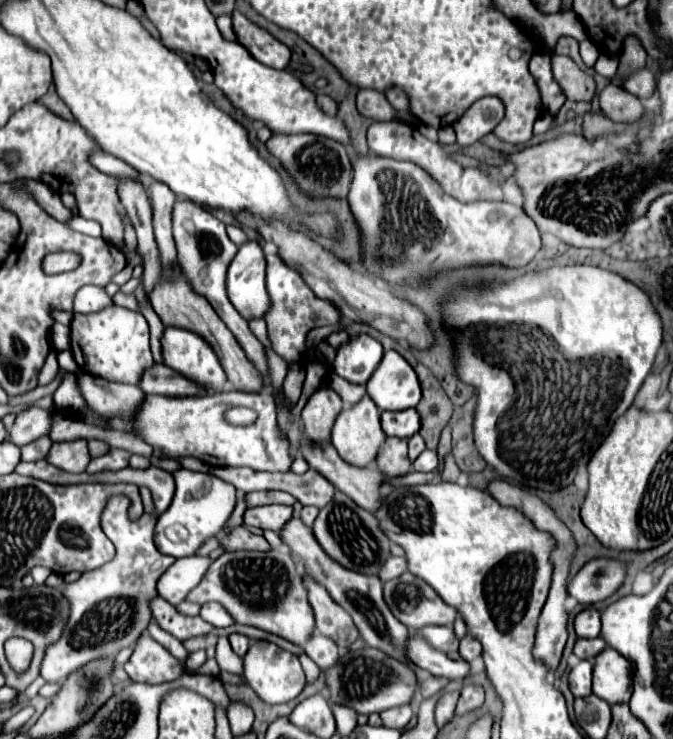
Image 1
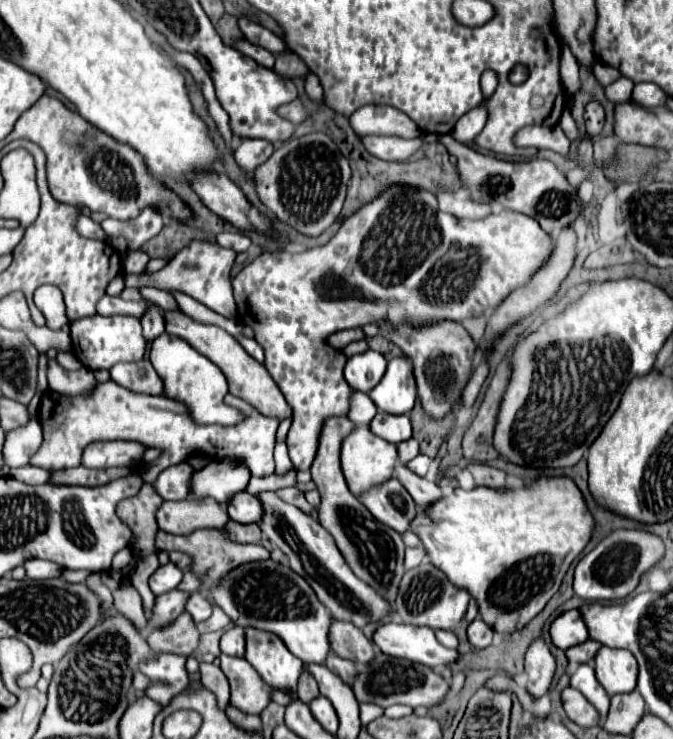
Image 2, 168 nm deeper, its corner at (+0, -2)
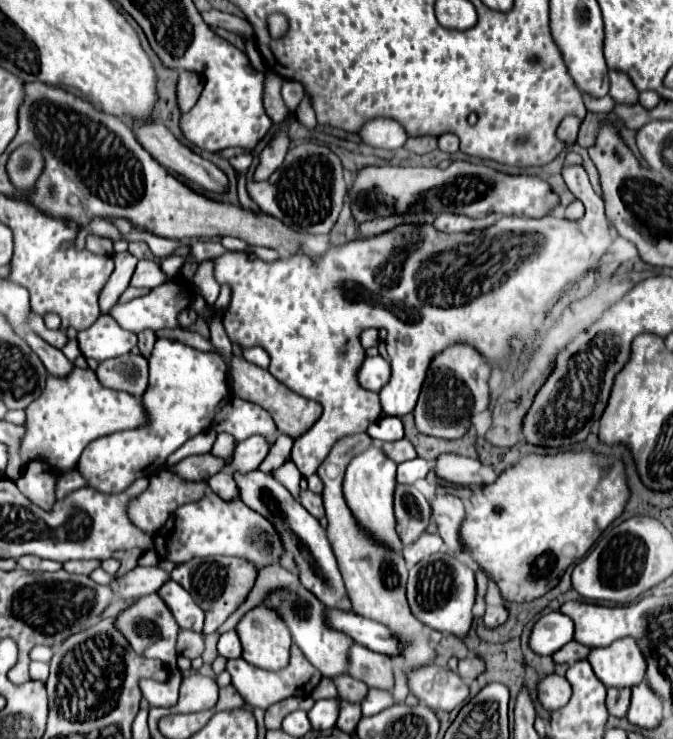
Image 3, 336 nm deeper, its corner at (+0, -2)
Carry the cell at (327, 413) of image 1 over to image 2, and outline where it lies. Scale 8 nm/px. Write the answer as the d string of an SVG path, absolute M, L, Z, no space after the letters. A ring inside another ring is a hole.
M328 417L322 425L316 459L310 467L312 479L322 497L322 503L318 507L318 521L334 537L336 547L340 549L354 575L374 587L382 597L392 601L396 597L398 583L404 575L404 543L400 539L400 533L376 521L376 517L372 517L368 509L364 509L364 505L352 495L346 485L346 479L340 469L340 443L352 429L354 423L348 417Z

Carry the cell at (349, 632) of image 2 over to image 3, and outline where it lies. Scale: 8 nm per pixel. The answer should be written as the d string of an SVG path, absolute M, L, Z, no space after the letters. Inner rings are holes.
M358 643L350 649L350 669L348 673L352 677L360 677L370 689L382 689L392 691L394 687L394 675L392 675L392 661L388 655L370 651Z

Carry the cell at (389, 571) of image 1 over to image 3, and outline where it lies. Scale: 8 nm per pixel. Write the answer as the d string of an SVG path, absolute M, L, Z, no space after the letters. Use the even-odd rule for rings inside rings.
M424 533L412 547L404 547L404 559L406 563L416 563L436 551L440 551L442 547L442 537L440 535L432 535L432 533Z

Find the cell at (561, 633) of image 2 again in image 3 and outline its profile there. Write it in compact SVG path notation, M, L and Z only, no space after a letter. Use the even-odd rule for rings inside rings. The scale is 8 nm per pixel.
M552 611L540 617L528 637L528 647L538 655L552 655L562 645L570 643L574 635L574 623L570 617Z

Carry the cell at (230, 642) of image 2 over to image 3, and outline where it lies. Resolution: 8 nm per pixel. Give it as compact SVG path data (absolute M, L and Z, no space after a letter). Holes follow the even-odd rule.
M234 629L220 635L220 639L218 639L218 653L222 657L226 657L226 659L242 655L242 645L240 645L240 639L238 639Z

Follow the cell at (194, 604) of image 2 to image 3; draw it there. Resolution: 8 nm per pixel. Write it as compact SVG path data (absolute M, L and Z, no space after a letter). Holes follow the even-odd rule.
M168 579L160 589L158 595L164 599L164 603L168 605L168 609L172 611L176 623L182 629L190 629L190 631L198 631L202 633L202 625L204 625L204 613L202 609L196 605L196 601L190 597L190 593L178 585L176 581Z

